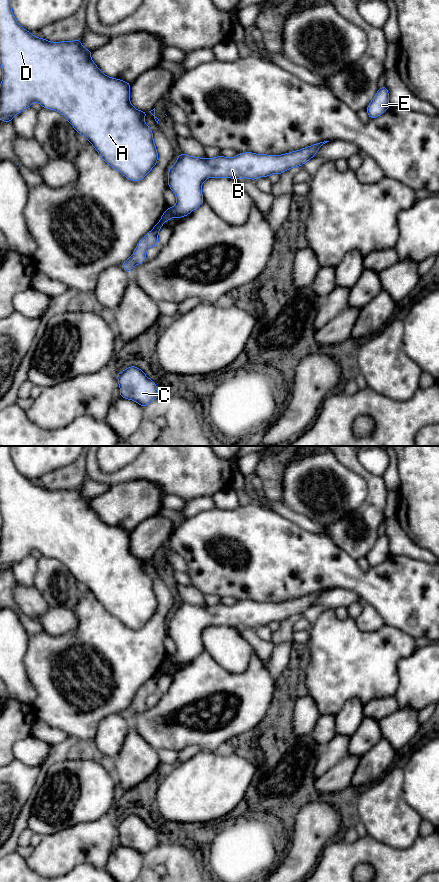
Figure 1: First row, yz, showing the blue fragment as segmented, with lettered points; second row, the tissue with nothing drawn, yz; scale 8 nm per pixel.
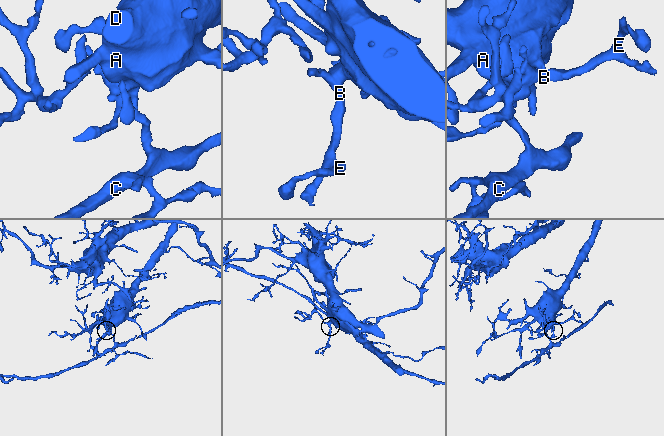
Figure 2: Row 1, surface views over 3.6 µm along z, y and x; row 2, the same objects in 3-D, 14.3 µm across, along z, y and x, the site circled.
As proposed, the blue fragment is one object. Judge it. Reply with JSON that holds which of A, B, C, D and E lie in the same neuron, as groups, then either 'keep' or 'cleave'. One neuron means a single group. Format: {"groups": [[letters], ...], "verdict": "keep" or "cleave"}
{"groups": [["A", "B", "D", "E"], ["C"]], "verdict": "cleave"}

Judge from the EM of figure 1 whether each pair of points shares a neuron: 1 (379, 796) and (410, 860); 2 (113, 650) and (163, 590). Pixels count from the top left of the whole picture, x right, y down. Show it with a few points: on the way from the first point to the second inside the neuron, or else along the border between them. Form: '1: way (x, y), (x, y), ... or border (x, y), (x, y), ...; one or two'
1: border (419, 835), (406, 848), (394, 849), (381, 843); two
2: way (132, 647), (160, 619), (163, 609); one

